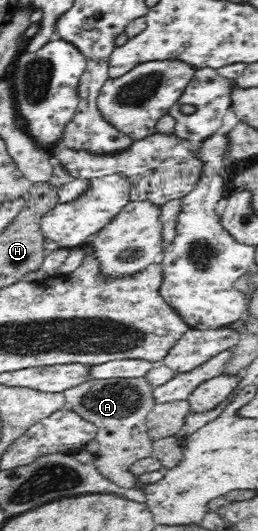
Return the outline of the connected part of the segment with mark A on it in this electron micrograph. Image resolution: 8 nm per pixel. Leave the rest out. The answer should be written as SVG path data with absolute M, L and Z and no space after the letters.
M89 379L62 393L69 409L97 427L95 439L99 448L93 459L96 469L118 487L134 487L137 476L129 475L128 467L138 459L150 457L154 451L153 439L148 435L146 427L146 417L155 405L152 385L148 379Z

